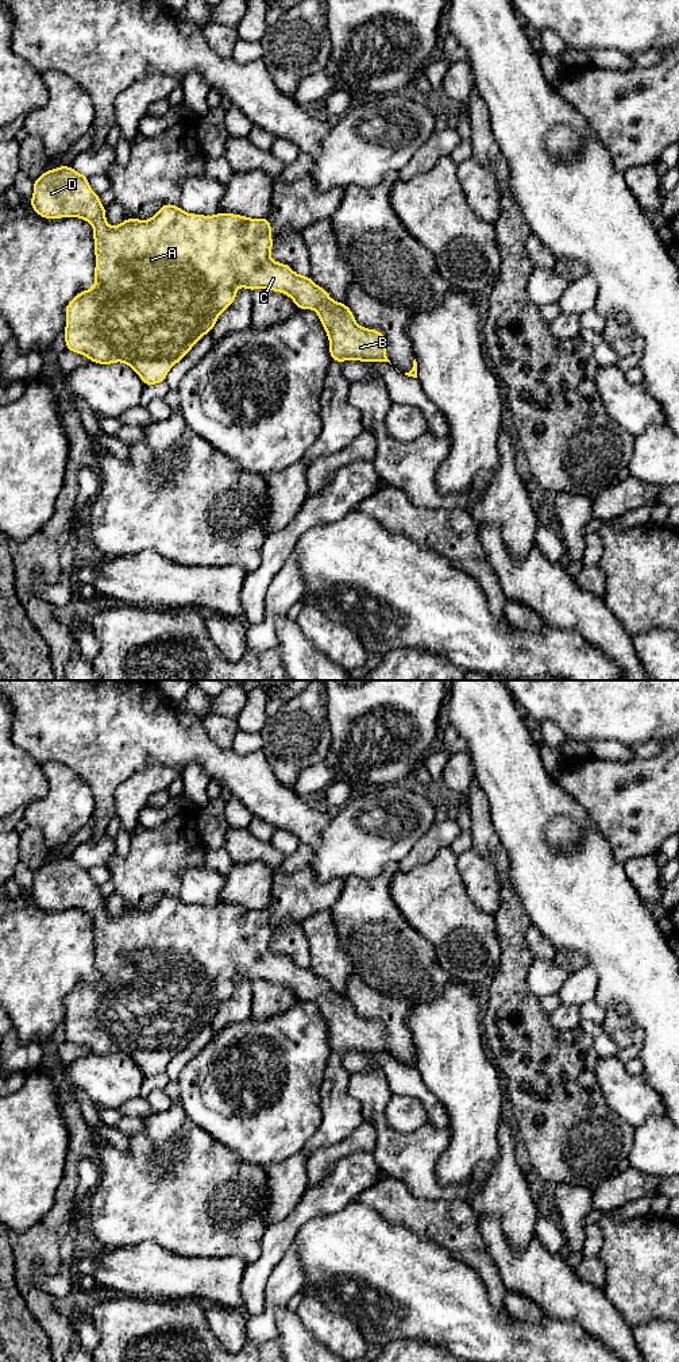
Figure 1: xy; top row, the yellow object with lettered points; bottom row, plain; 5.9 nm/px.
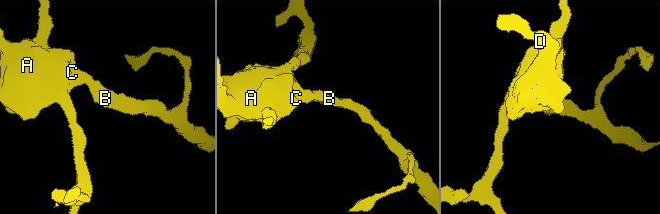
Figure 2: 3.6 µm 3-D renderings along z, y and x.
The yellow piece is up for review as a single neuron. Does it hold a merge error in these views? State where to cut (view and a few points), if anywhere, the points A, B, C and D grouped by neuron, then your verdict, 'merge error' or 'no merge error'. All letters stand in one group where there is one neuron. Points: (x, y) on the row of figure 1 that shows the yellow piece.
no cut | A B C D | no merge error

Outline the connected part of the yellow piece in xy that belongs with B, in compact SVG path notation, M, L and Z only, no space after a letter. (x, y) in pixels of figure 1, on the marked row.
M58 166L57 169L45 171L40 177L34 180L34 194L30 201L32 209L42 216L43 219L61 219L61 217L73 217L77 216L84 221L88 221L93 225L93 240L94 240L94 256L96 256L96 267L94 267L94 286L88 290L80 292L65 308L66 316L66 327L65 332L65 344L66 348L72 352L85 355L90 362L99 364L112 364L116 362L123 362L130 366L143 381L146 386L157 385L159 382L166 381L166 375L170 369L178 363L181 359L186 356L186 354L193 348L193 346L208 332L212 332L219 316L221 312L229 308L229 305L236 298L236 292L240 286L255 290L255 289L267 289L273 292L281 292L289 296L297 309L315 309L324 329L327 332L329 340L329 354L332 360L335 362L344 362L344 360L360 360L364 363L369 362L389 362L386 356L386 337L382 332L377 329L369 329L360 327L354 317L352 310L342 302L332 300L328 292L319 285L316 285L309 275L300 275L292 270L290 266L286 263L274 262L270 256L273 248L273 239L271 239L271 224L269 217L263 219L250 219L247 216L235 215L235 213L217 213L213 216L204 216L196 213L186 213L178 205L165 204L159 208L159 211L150 219L150 220L140 220L140 219L124 219L116 227L109 227L105 219L105 207L100 201L100 196L96 194L88 184L86 174L78 174L72 166Z

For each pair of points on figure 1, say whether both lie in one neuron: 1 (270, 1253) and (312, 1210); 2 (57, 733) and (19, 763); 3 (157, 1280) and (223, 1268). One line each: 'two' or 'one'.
1: one
2: two
3: one

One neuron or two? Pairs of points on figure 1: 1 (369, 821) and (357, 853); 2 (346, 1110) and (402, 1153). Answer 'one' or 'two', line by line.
1: one
2: two

